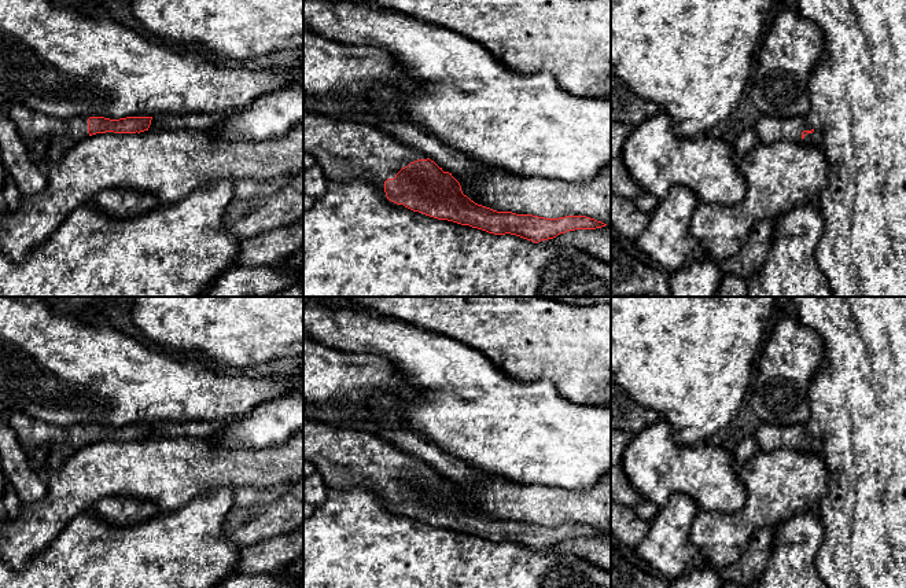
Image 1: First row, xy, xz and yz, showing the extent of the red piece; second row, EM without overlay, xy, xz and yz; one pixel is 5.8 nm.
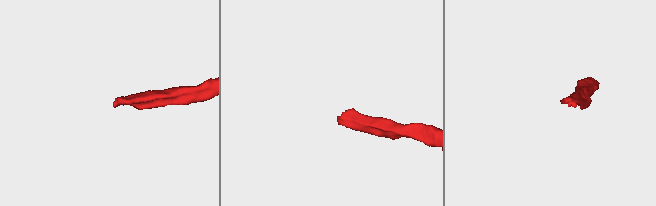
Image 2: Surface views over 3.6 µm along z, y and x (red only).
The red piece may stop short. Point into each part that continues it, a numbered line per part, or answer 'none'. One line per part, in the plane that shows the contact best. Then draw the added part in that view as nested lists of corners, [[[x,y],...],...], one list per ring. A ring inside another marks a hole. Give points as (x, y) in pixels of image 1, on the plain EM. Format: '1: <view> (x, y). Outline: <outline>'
1: xz (345, 458). Outline: [[[303,419],[303,459],[317,467],[317,473],[321,474],[329,490],[360,488],[383,504],[386,504],[384,489],[387,486],[394,486],[410,470],[428,466],[419,457],[397,449],[378,436],[357,429],[339,429],[312,419]]]

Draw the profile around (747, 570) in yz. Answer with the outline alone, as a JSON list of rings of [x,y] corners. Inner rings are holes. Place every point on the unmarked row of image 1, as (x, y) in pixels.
[[[778,525],[762,528],[752,534],[750,545],[739,561],[718,570],[723,583],[751,588],[760,578],[770,561],[777,528]]]

